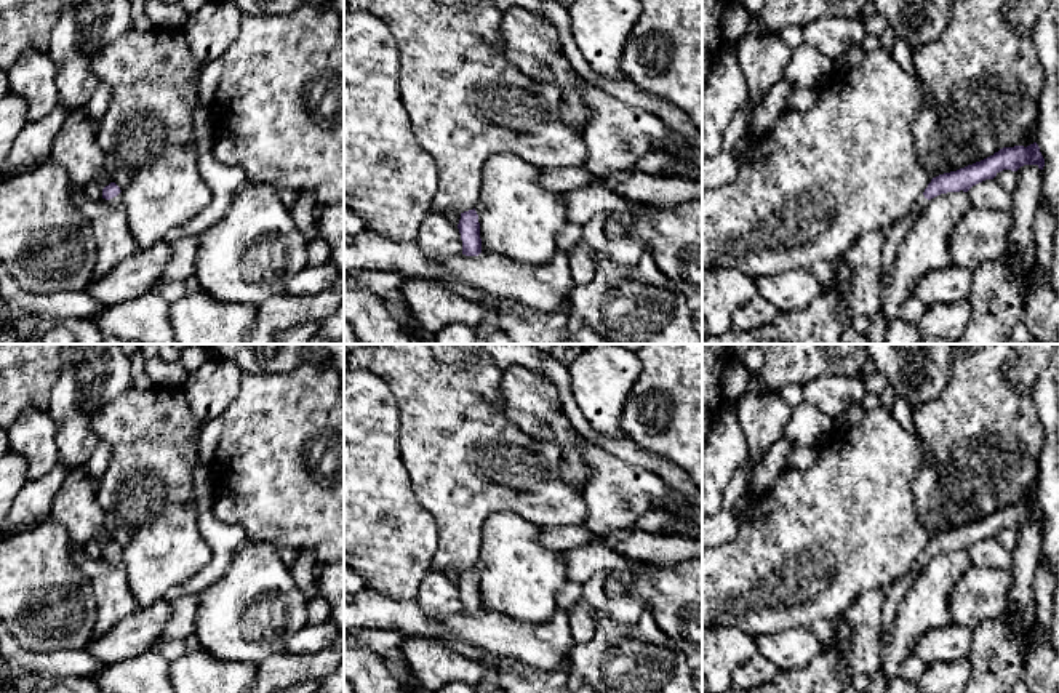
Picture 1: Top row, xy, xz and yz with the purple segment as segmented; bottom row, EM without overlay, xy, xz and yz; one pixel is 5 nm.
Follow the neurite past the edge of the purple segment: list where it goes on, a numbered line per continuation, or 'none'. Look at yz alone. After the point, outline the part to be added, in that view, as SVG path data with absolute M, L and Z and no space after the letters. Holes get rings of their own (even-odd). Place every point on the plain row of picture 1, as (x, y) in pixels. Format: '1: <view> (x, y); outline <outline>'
1: yz (920, 562); outline M921 552L917 555L917 559L909 571L920 575L925 570L925 567L928 565L928 562L929 562L929 559Z

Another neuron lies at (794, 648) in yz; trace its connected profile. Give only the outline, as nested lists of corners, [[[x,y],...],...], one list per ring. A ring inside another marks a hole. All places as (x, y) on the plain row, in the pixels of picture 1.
[[[809,627],[755,637],[758,653],[781,671],[805,667],[822,653],[822,643]]]

